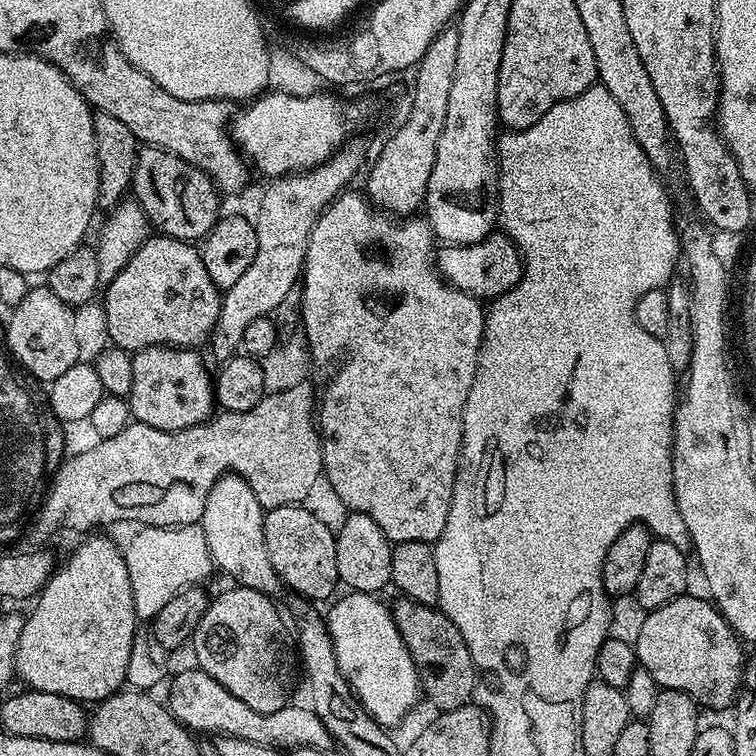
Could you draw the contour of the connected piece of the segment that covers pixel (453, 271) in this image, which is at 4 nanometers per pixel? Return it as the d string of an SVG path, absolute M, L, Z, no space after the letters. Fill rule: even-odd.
M493 230L486 238L473 244L444 244L436 254L436 270L458 290L476 297L481 302L491 302L509 292L520 281L520 275L524 273L524 262L516 249L516 243L509 236L505 236L503 231Z

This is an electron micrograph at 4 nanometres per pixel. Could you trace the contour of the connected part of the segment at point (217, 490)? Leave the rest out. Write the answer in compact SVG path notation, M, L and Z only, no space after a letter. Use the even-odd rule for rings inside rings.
M228 473L214 484L207 495L206 507L203 511L201 528L206 535L207 548L210 550L213 565L228 574L238 586L248 589L256 589L266 595L274 596L277 590L281 589L282 581L274 570L269 555L266 554L264 513L258 502L257 495L251 490L249 484L240 476Z

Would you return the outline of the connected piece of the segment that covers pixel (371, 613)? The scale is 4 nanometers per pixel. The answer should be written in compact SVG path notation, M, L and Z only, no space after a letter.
M348 592L326 612L326 623L339 669L360 700L360 704L381 725L393 728L420 702L420 673L402 642L391 609L371 593Z

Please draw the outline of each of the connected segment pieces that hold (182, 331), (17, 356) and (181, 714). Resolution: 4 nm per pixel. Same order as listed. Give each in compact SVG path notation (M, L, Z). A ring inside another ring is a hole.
M152 234L116 277L107 281L103 296L109 341L131 354L155 344L193 350L199 344L207 345L218 322L222 292L206 274L199 251L189 241Z
M46 286L29 287L26 298L18 302L18 306L11 309L9 320L6 320L7 345L13 361L23 371L27 372L37 382L51 382L62 378L70 366L74 366L80 359L80 336L76 333L77 313L62 298L58 298Z
M190 666L185 672L180 672L173 678L172 685L168 688L166 707L172 713L172 717L193 734L212 732L211 734L216 736L233 736L281 750L294 748L328 750L334 744L332 735L326 730L326 726L322 726L322 718L318 718L318 714L312 711L311 707L299 708L292 702L274 713L258 713L234 694L230 694L230 690L226 690L220 682L197 666Z

